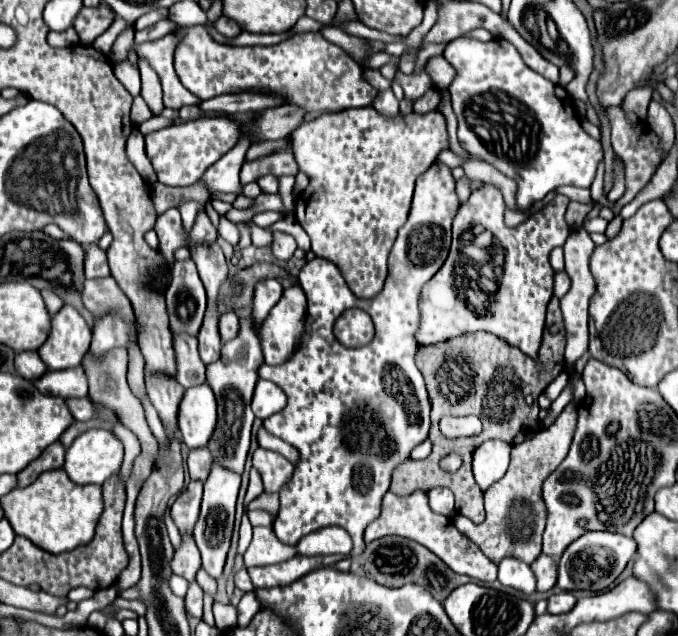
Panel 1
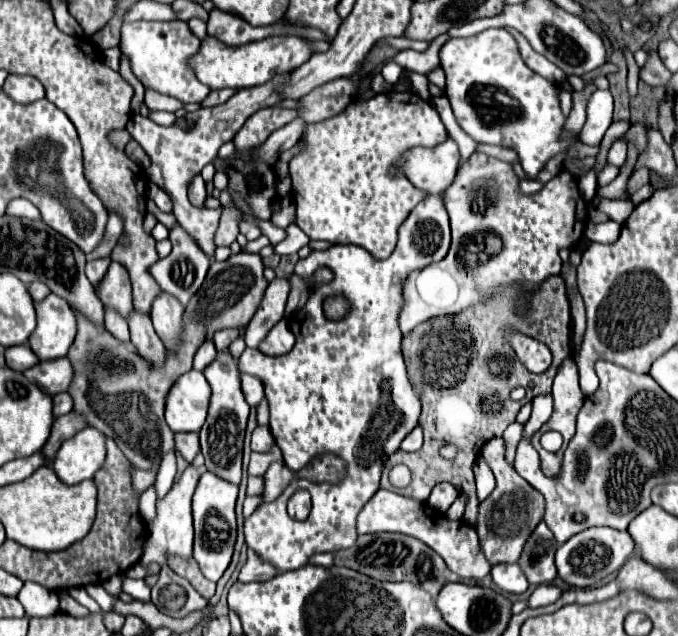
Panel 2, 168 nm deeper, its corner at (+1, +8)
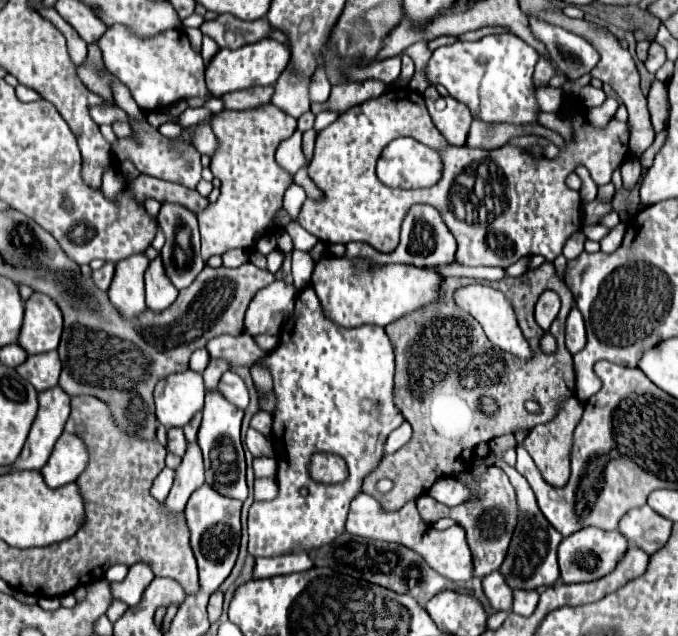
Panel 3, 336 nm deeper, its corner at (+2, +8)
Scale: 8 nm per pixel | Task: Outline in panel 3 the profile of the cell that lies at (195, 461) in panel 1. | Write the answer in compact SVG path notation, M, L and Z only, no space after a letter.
M170 428L168 430L168 450L174 452L176 456L184 456L186 452L186 438L184 438L184 430L182 428Z

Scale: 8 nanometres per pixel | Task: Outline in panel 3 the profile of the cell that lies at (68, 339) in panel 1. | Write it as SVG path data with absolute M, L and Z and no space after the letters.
M34 292L26 302L24 326L18 344L28 354L56 350L62 336L62 312L46 294Z

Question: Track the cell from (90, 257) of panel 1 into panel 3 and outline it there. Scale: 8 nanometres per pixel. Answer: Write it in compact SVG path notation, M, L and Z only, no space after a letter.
M106 262L100 270L94 270L94 272L92 272L94 284L96 284L100 290L104 290L104 292L108 292L108 288L110 288L110 284L112 284L112 276L114 276L114 264L112 264L112 262Z

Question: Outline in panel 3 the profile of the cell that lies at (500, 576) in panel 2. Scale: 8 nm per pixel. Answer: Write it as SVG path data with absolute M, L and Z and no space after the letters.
M492 572L482 580L484 586L484 594L488 596L490 604L496 610L510 610L512 602L514 602L514 590L506 584L506 580L502 580L502 572Z

